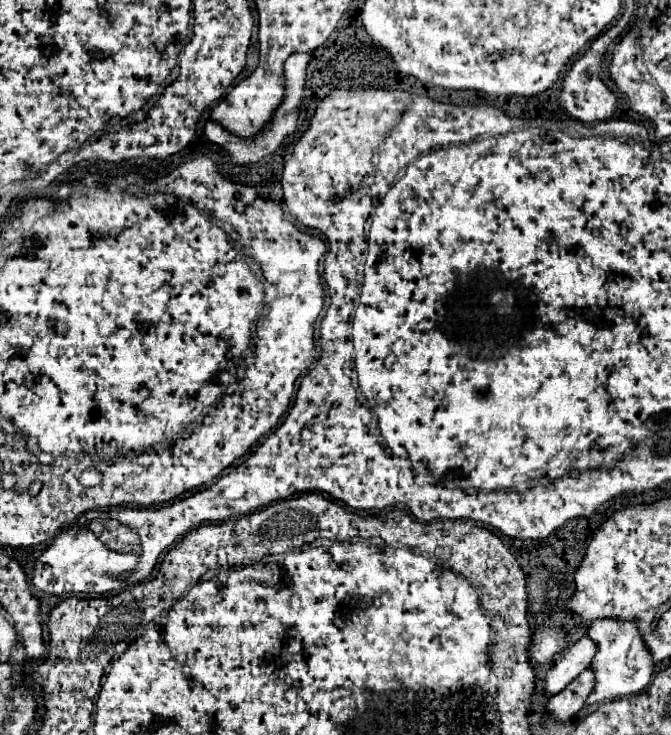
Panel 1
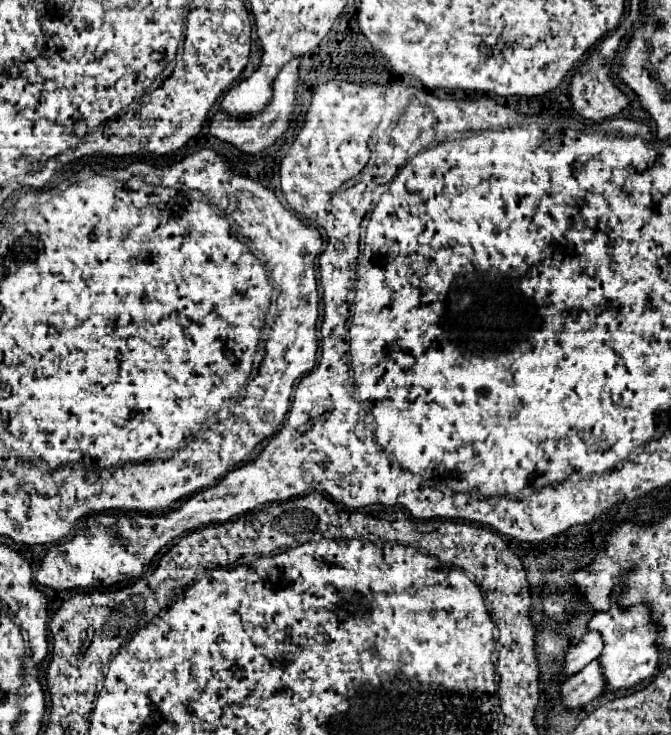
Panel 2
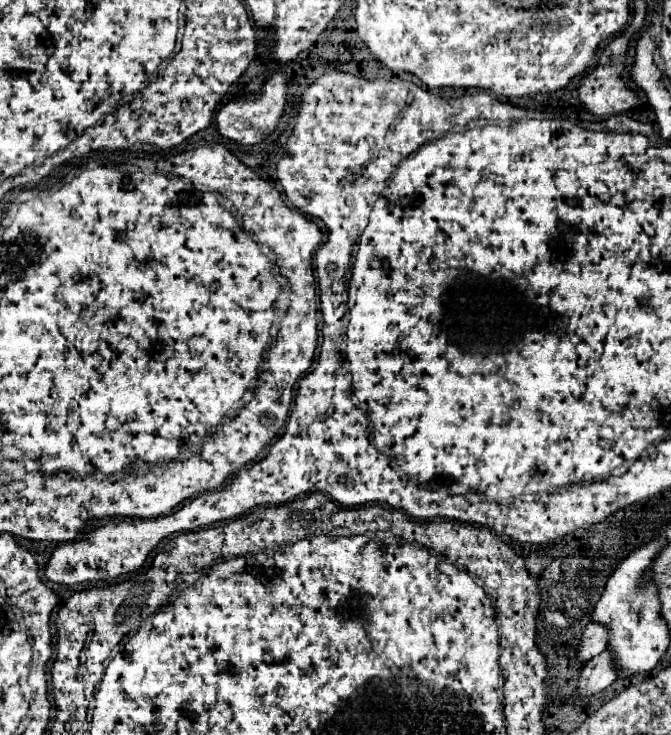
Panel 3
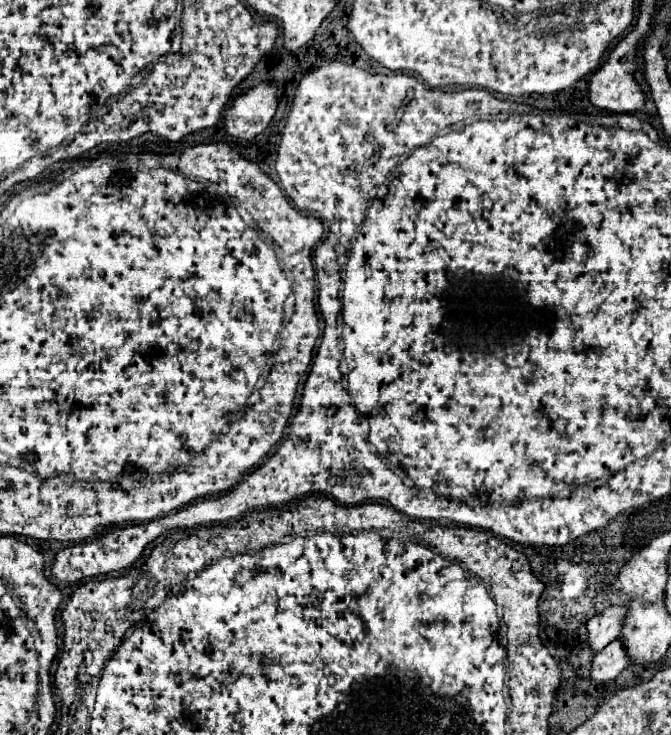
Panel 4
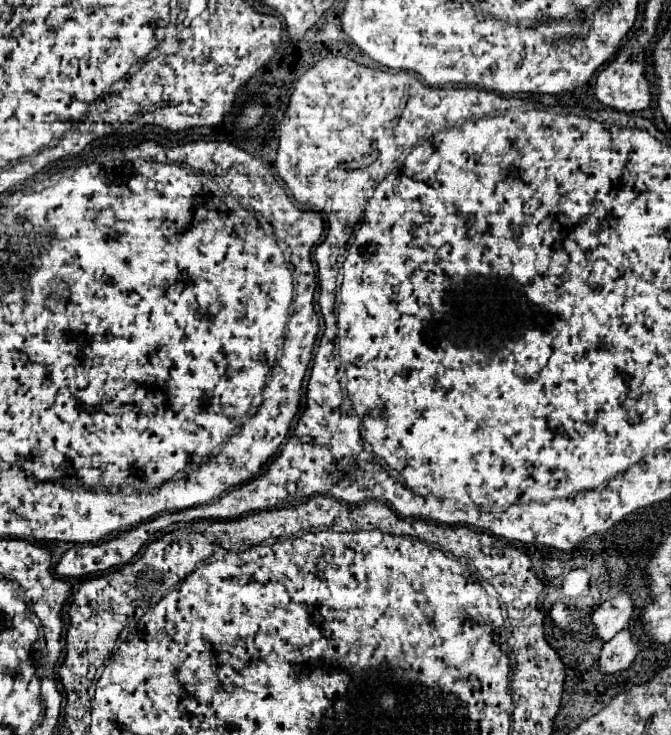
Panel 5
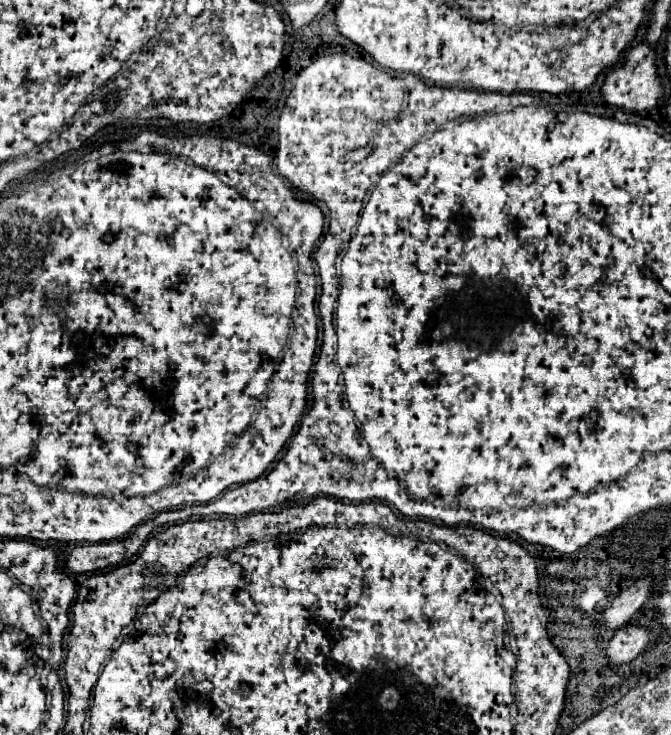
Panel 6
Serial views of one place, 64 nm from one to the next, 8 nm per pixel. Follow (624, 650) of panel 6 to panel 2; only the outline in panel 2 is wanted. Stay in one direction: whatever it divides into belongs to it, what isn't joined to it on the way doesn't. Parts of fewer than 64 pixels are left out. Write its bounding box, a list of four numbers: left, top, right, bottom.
[560,660,604,710]

